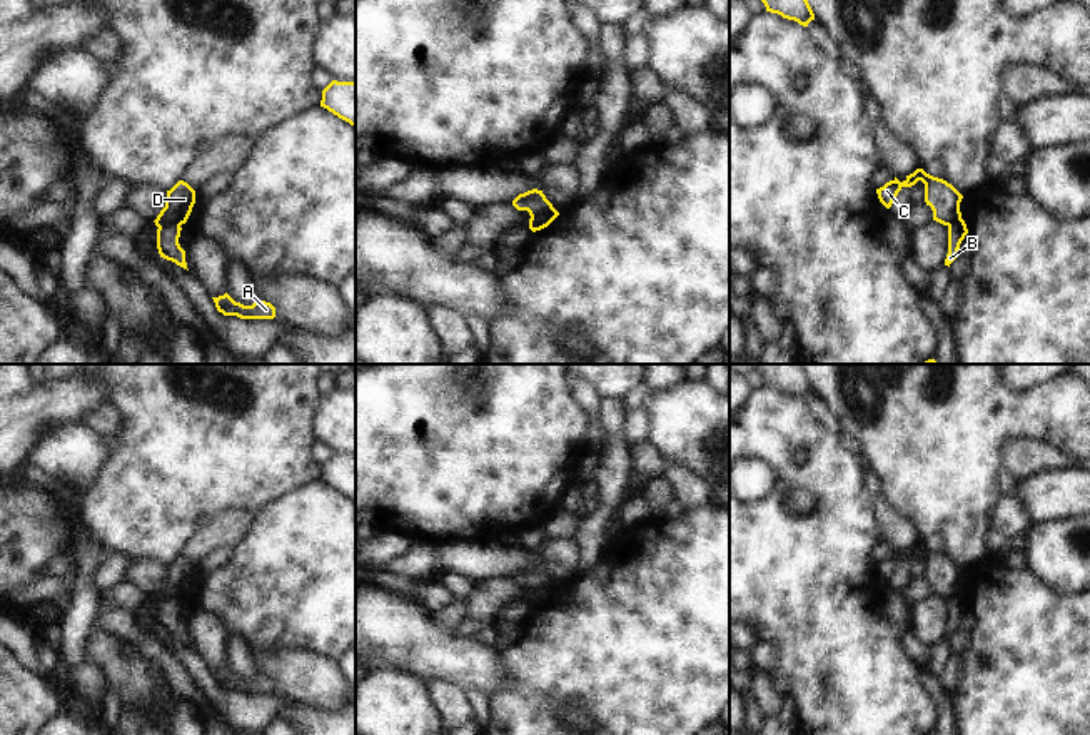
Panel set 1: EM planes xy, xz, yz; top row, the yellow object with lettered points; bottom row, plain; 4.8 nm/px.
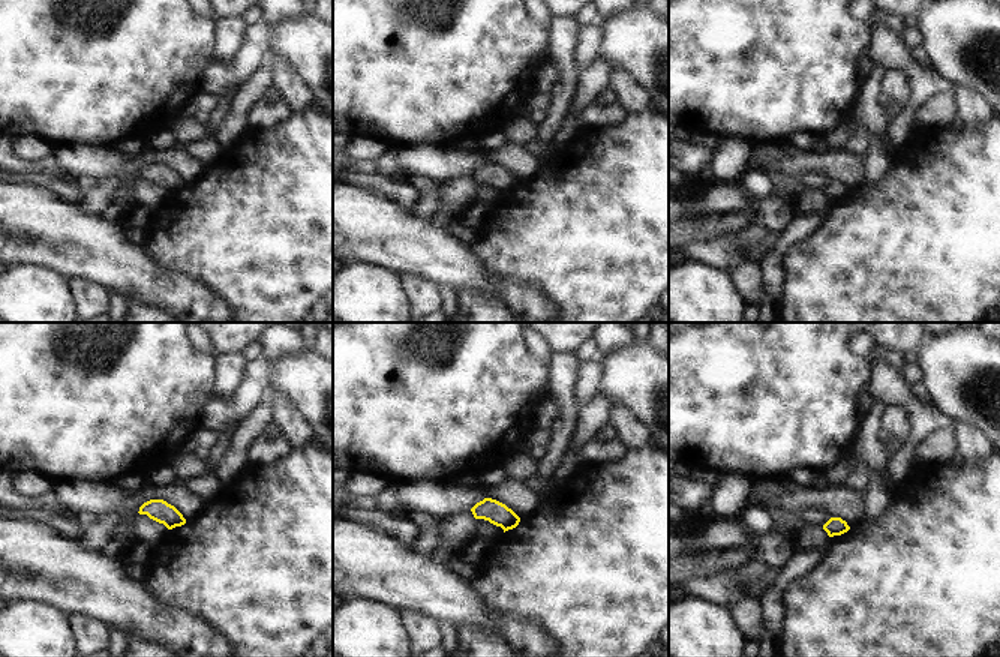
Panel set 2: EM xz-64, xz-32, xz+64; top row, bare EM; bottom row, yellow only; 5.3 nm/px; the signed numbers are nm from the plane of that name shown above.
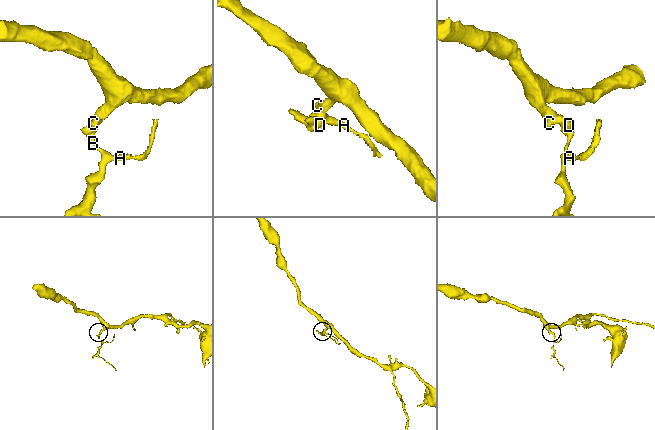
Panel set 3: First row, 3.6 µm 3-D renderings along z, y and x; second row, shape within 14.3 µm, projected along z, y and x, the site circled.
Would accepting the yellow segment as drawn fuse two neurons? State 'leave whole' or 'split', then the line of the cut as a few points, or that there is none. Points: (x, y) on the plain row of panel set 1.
split; cut in xz along (531, 588), (548, 588), (553, 593)

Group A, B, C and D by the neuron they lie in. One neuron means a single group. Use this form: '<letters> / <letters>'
A B / C D

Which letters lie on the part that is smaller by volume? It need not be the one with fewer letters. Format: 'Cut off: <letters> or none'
Cut off: A, B

